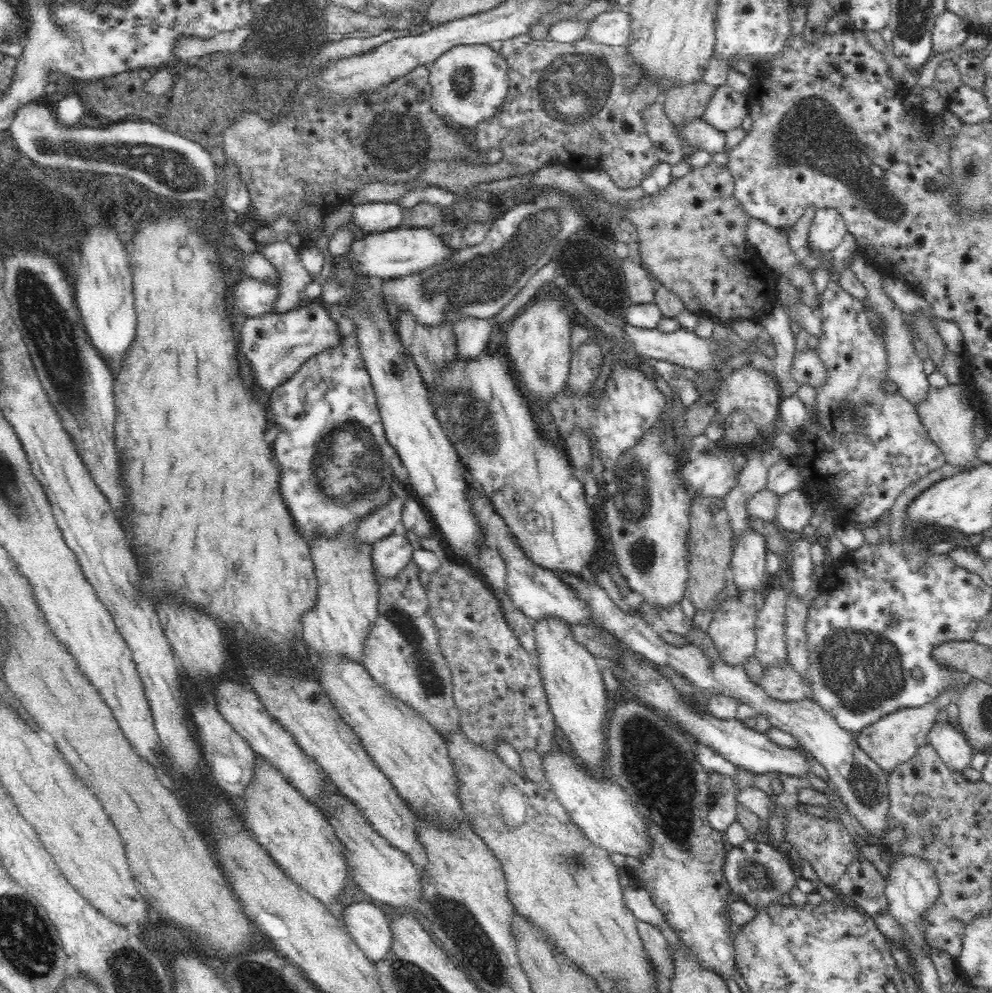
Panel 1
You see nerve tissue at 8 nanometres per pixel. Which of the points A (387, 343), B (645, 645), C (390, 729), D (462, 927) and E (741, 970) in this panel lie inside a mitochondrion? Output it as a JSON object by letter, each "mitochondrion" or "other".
{"A":"other","B":"other","C":"other","D":"mitochondrion","E":"other"}

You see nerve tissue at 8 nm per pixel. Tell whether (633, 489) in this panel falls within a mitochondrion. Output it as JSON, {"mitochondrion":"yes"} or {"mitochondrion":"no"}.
{"mitochondrion":"yes"}

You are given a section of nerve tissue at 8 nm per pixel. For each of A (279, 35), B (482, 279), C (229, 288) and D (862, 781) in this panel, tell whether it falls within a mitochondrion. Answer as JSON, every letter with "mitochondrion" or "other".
{"A":"mitochondrion","B":"mitochondrion","C":"other","D":"mitochondrion"}

